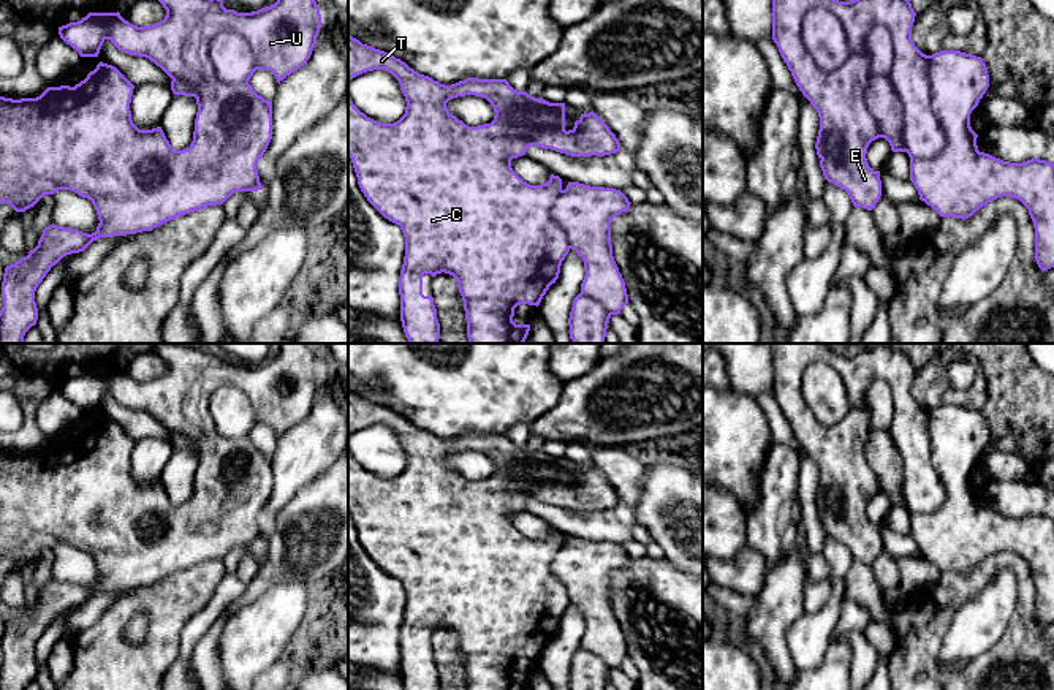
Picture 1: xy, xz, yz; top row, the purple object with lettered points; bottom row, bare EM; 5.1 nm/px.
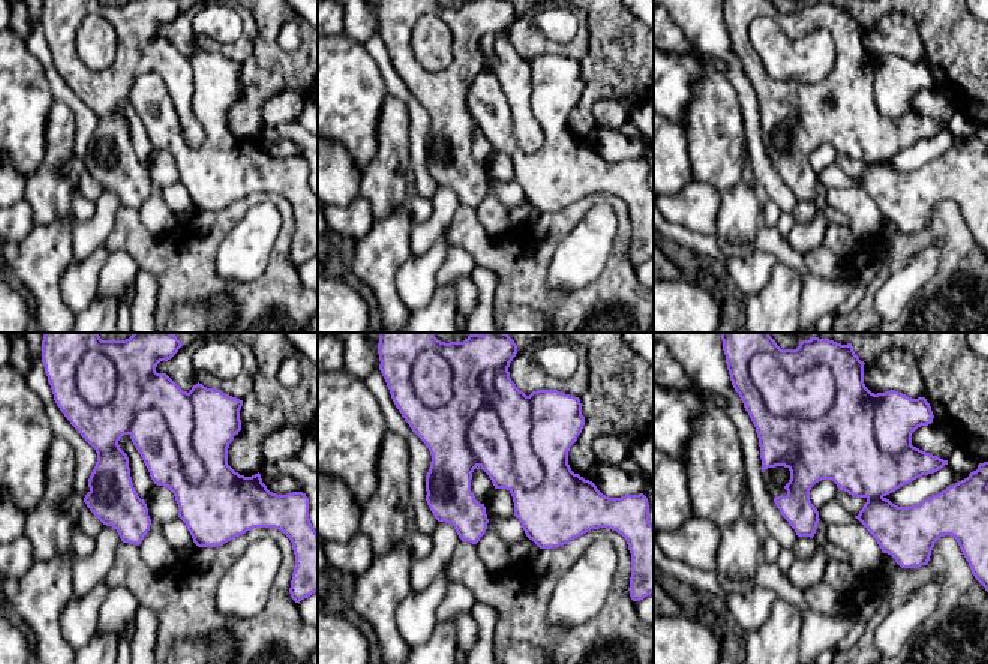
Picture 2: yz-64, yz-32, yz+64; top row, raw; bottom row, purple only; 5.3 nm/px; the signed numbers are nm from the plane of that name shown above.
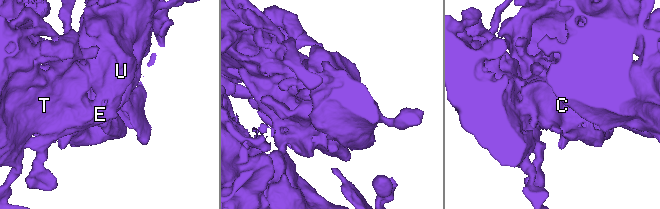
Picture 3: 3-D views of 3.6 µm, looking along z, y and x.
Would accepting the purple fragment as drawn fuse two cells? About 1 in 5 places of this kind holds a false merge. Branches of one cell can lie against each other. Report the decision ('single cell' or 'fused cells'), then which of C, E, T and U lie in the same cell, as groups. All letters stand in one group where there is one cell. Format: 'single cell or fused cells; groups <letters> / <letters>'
single cell; groups C E T U

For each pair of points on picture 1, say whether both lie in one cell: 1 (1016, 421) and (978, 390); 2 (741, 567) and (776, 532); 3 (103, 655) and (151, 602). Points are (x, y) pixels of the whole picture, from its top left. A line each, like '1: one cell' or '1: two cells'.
1: two cells
2: two cells
3: one cell

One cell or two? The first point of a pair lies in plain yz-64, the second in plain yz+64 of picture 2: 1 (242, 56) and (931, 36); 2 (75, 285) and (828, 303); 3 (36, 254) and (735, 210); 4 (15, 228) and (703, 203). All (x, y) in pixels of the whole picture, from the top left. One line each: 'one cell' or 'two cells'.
1: two cells
2: two cells
3: one cell
4: one cell

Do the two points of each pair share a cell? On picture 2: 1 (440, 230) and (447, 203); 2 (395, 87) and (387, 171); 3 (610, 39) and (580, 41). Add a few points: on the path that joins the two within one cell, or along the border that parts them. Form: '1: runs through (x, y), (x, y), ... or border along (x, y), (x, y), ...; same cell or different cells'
1: runs through (440, 224), (444, 209); same cell
2: border along (389, 93), (407, 107), (410, 129); different cells
3: border along (585, 15), (588, 53), (579, 62); different cells

